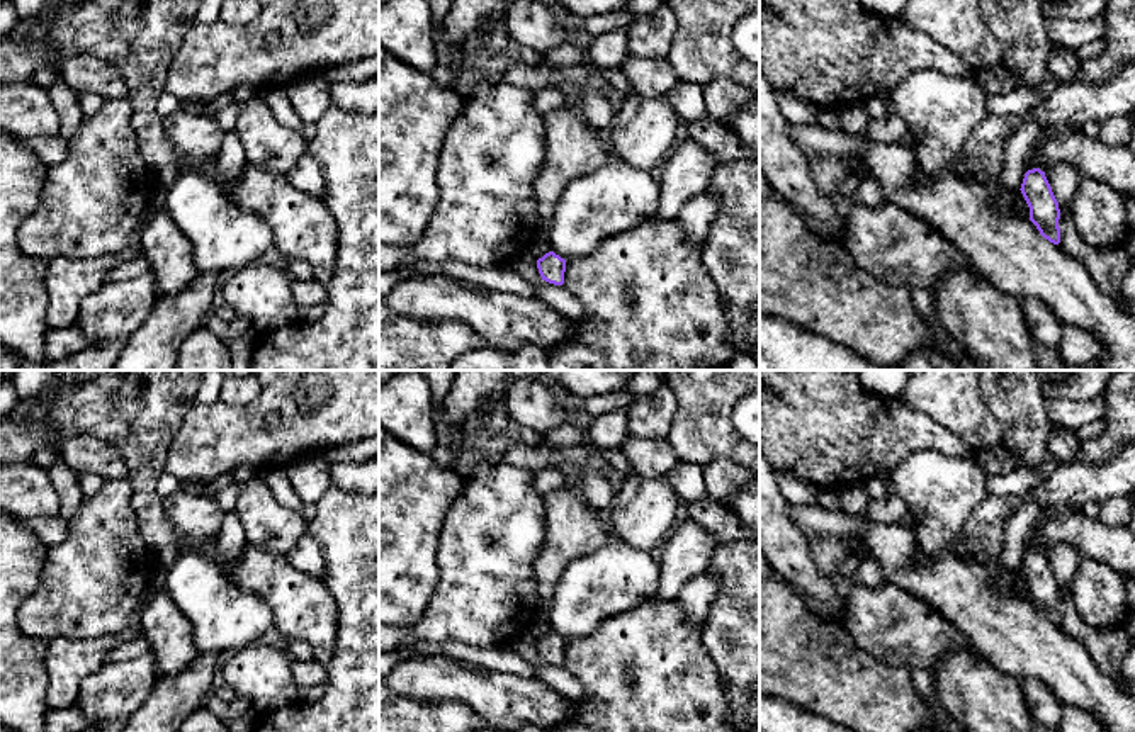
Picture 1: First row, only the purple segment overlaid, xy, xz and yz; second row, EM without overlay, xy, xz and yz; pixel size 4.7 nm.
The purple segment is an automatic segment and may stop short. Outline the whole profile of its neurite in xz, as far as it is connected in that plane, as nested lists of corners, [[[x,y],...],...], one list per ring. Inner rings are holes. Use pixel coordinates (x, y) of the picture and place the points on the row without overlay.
[[[549,632],[542,639],[539,639],[537,649],[542,661],[554,666],[564,664],[566,640],[556,635],[554,632]]]

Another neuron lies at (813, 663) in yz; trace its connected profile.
[[[773,574],[759,579],[759,695],[787,700],[850,732],[935,729],[933,715],[912,681],[912,669],[882,662],[858,647],[844,625],[810,613],[800,593]]]

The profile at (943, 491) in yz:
[[[918,450],[902,460],[889,489],[916,511],[914,537],[924,557],[957,554],[965,523],[989,496],[985,472],[974,457],[931,450]]]

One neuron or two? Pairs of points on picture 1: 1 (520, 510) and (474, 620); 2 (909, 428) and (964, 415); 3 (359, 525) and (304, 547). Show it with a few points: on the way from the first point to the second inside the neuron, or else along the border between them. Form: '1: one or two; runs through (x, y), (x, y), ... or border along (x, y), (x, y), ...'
1: one; runs through (500, 537), (500, 542), (486, 556), (486, 593)
2: two; border along (901, 399), (969, 444)
3: two; border along (306, 532), (320, 547), (325, 579)

